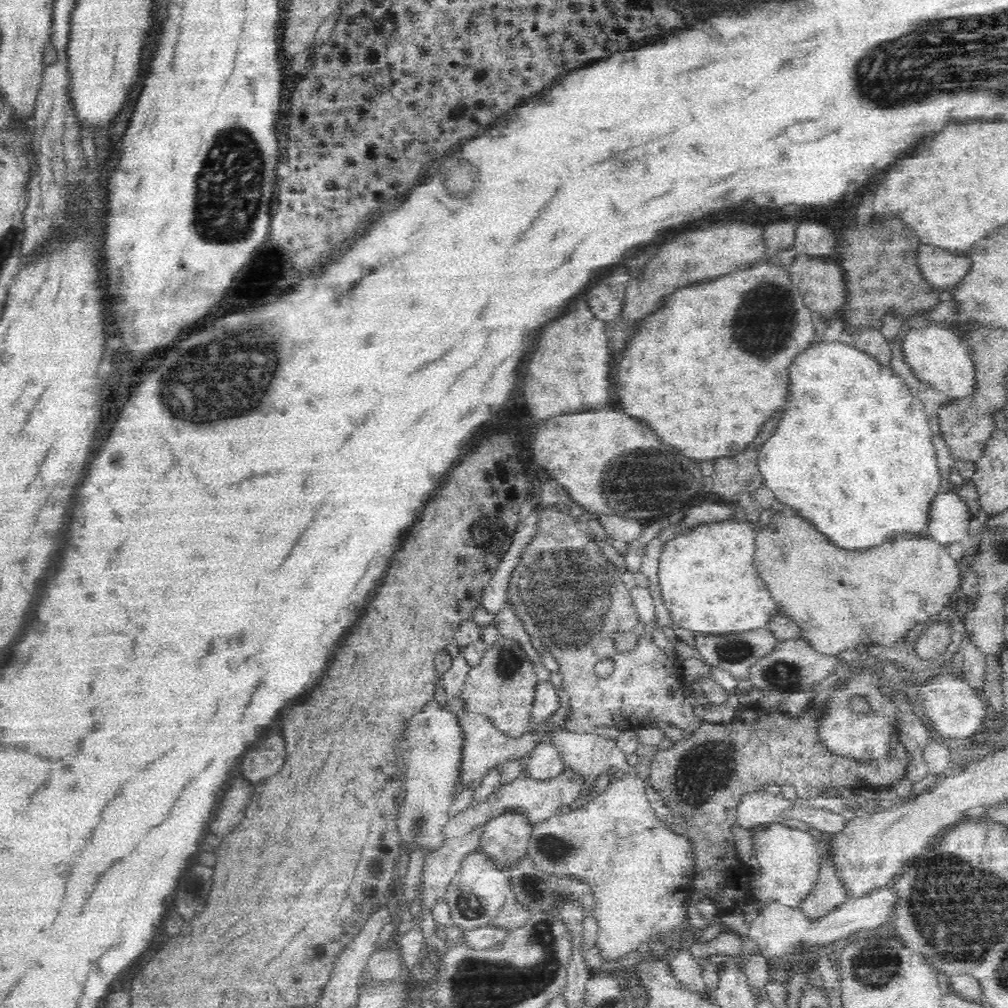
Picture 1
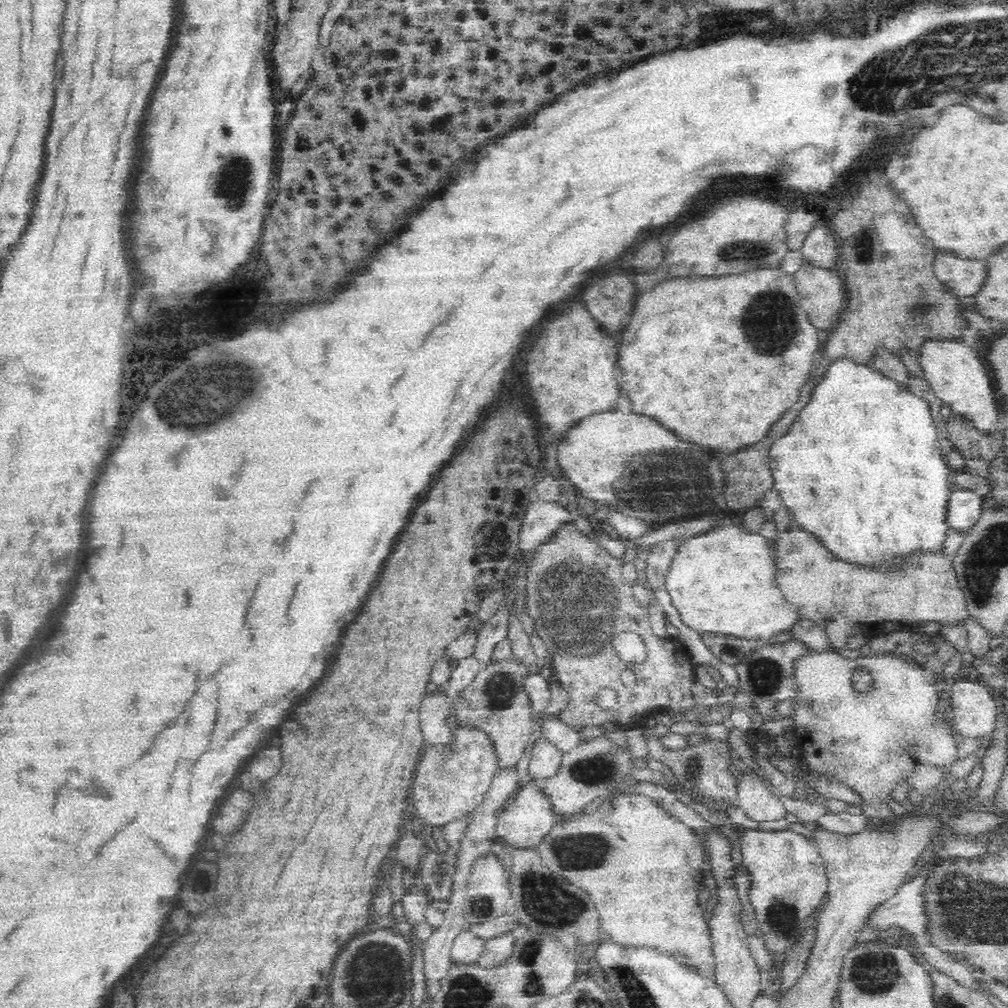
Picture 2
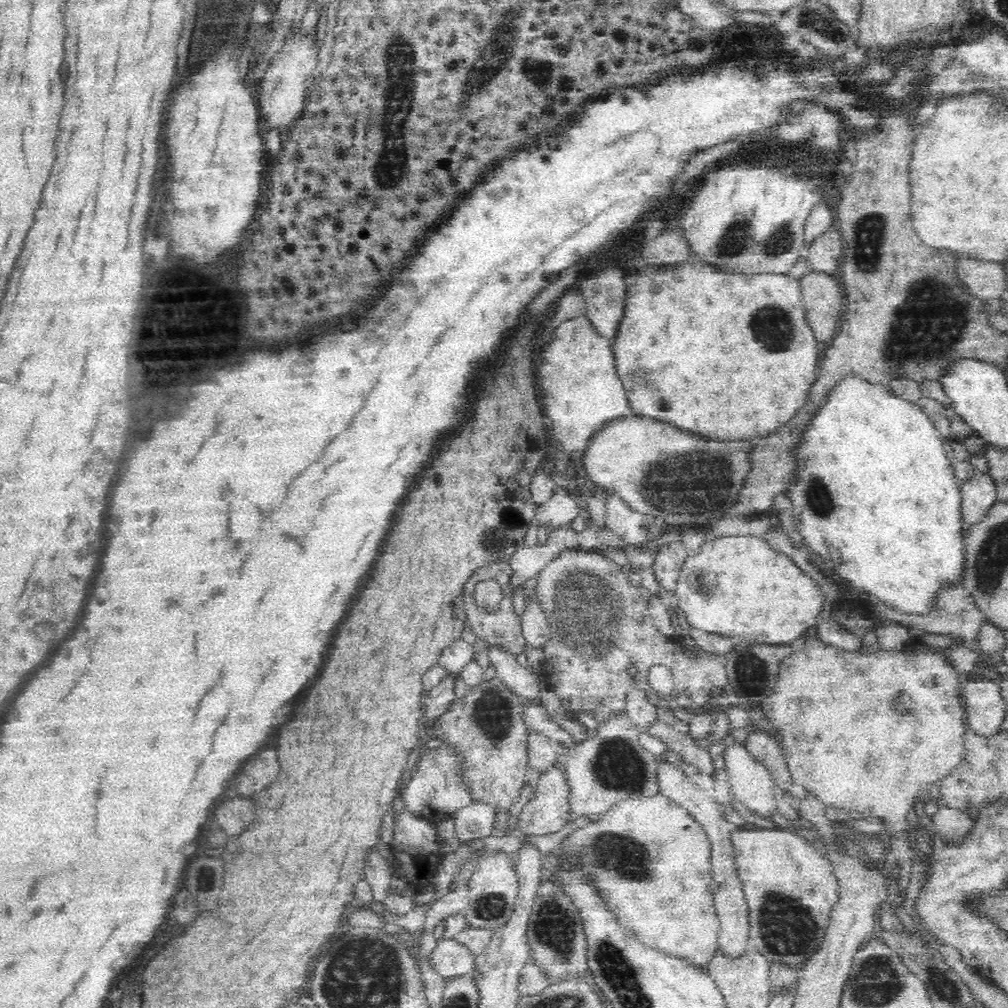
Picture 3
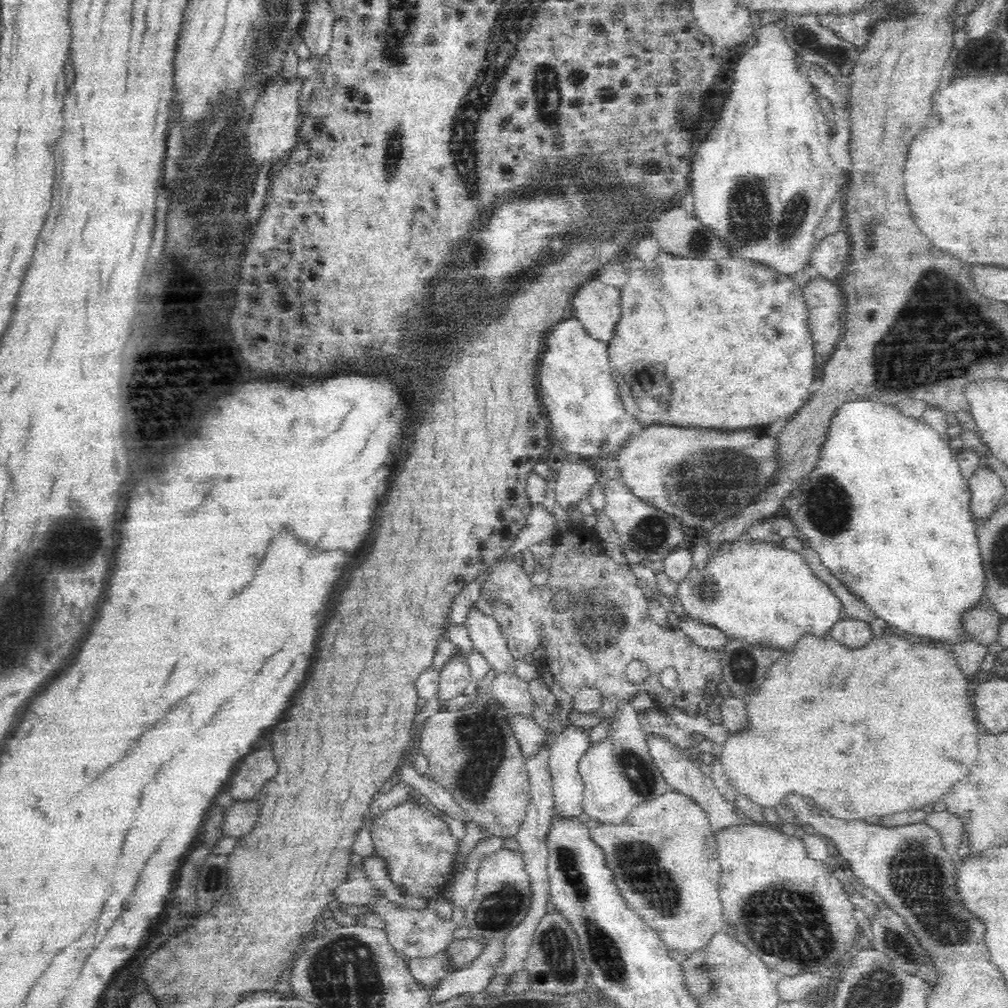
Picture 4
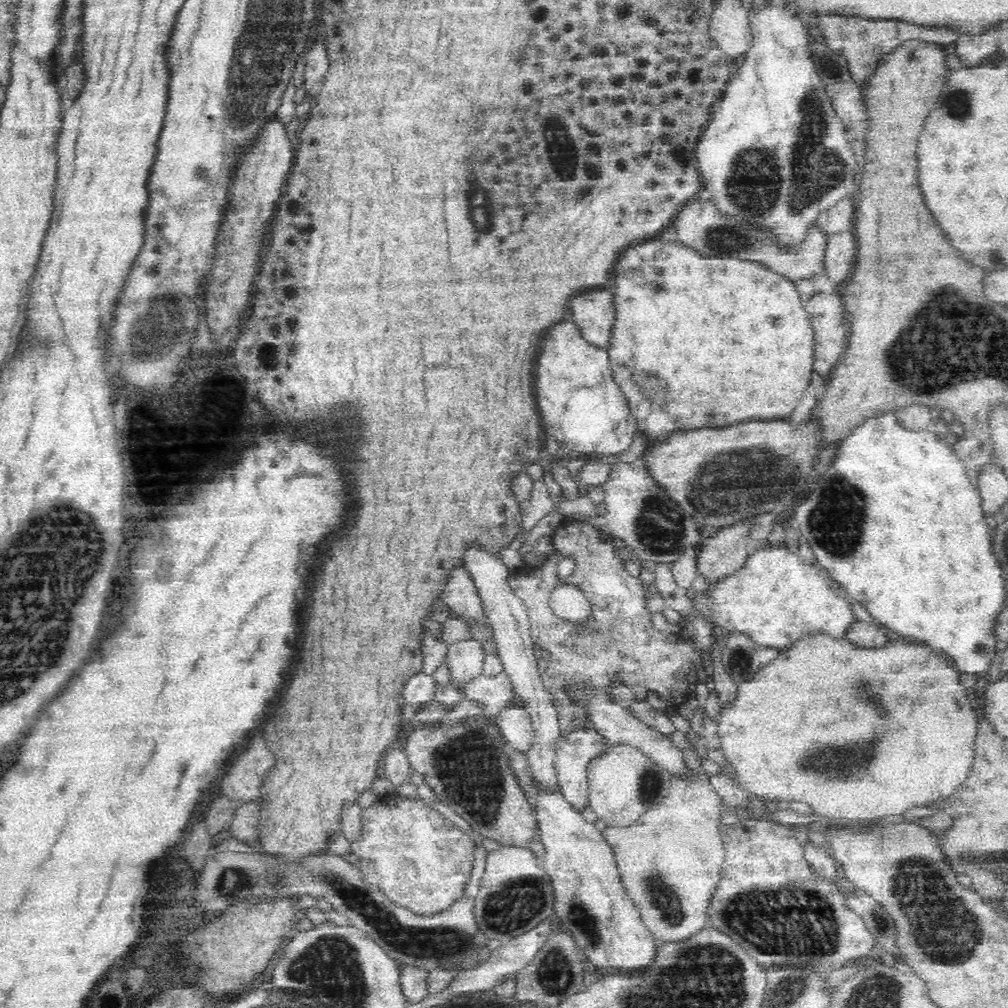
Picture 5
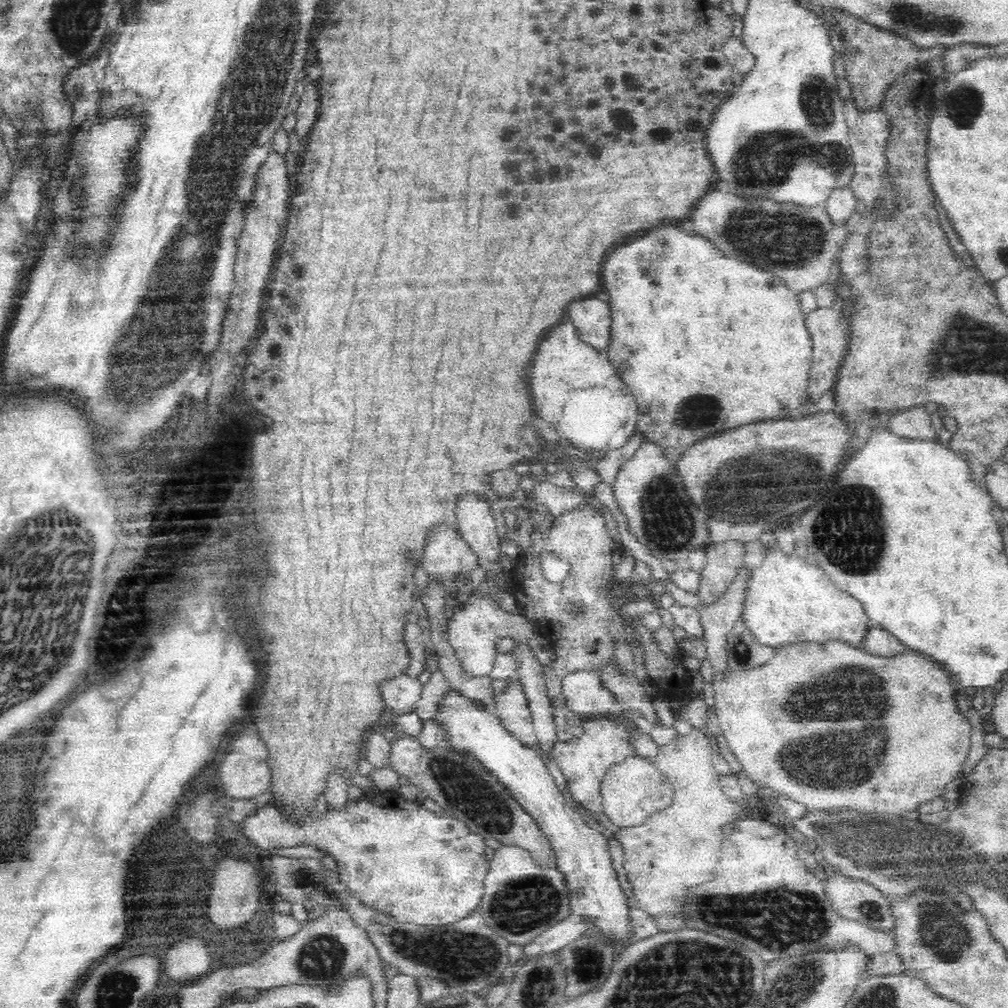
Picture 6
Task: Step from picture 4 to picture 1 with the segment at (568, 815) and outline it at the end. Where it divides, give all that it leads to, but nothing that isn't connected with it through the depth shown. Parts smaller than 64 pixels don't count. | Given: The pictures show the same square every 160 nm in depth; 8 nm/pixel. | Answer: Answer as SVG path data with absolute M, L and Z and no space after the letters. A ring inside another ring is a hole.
M514 813L491 819L480 838L481 852L489 856L498 869L508 871L527 855L532 827L526 819Z

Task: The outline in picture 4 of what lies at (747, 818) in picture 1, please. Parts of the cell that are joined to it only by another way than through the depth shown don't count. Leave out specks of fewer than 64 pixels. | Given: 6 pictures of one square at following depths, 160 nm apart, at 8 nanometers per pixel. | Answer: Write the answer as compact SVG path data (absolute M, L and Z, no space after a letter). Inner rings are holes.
M893 633L882 634L872 638L866 646L852 649L840 644L829 634L821 637L805 635L791 651L785 651L780 660L770 666L764 684L752 696L743 699L750 715L750 728L742 734L731 734L723 744L719 757L724 774L738 794L747 796L763 809L776 806L786 793L791 793L795 795L795 799L802 796L812 798L820 809L827 810L832 816L841 820L864 821L871 816L883 817L909 810L920 810L926 804L933 805L941 800L946 791L958 782L958 779L964 778L976 762L978 722L973 711L971 685L959 668L951 649L942 644L928 645L919 640L912 642Z

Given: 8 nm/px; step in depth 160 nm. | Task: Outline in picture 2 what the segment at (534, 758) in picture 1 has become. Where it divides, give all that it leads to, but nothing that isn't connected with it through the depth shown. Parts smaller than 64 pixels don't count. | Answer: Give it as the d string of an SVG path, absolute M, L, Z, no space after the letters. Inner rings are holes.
M542 736L534 741L530 762L528 762L529 778L548 778L556 774L560 768L563 754Z

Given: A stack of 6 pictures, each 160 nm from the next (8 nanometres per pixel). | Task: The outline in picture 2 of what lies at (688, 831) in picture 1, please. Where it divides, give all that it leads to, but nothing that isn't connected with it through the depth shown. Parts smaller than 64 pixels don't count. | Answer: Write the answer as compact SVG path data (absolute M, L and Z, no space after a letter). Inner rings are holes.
M647 735L648 754L655 760L662 762L673 780L678 782L681 792L690 796L696 804L700 804L706 810L712 810L716 814L726 816L729 814L730 808L737 804L737 785L739 776L734 775L734 764L730 758L730 750L732 746L726 739L717 739L714 737L704 736L702 742L694 743L688 748L678 750L666 749L660 741L660 735ZM734 776L734 780L732 780Z

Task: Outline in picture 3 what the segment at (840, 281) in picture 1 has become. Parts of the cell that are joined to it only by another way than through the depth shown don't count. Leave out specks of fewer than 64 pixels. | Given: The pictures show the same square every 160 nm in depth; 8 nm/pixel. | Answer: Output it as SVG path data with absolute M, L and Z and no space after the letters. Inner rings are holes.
M811 271L798 279L807 323L817 341L828 344L835 337L839 317L844 310L840 286L830 273Z

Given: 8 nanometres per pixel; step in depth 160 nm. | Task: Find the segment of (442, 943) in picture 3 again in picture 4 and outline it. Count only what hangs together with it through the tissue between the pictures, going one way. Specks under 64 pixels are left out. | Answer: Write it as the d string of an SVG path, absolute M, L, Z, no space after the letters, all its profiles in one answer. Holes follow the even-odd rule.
M448 947L437 953L434 956L406 959L411 974L428 989L435 988L444 976L456 972L453 960L449 958Z

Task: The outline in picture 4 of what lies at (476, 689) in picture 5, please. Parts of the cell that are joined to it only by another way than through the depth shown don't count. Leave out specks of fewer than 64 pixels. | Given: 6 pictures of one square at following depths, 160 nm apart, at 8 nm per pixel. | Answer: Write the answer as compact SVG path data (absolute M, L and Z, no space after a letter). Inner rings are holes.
M497 673L491 686L491 693L512 715L529 716L538 708L534 696L528 691L528 683L517 676Z

